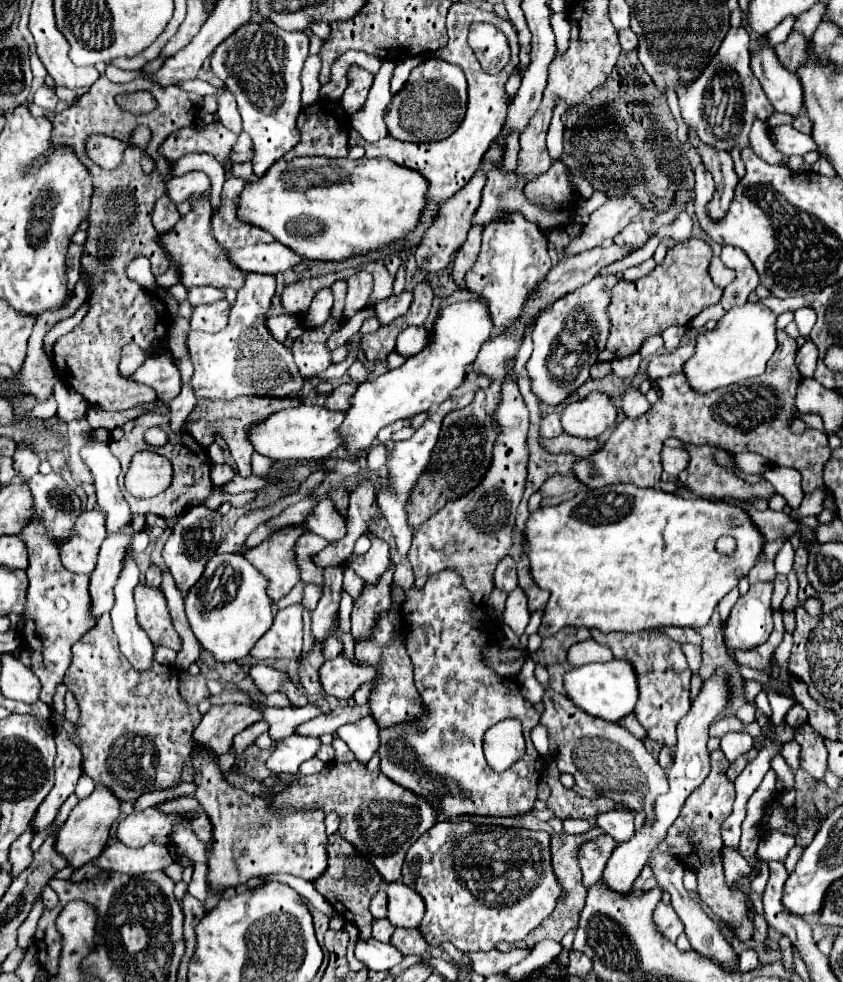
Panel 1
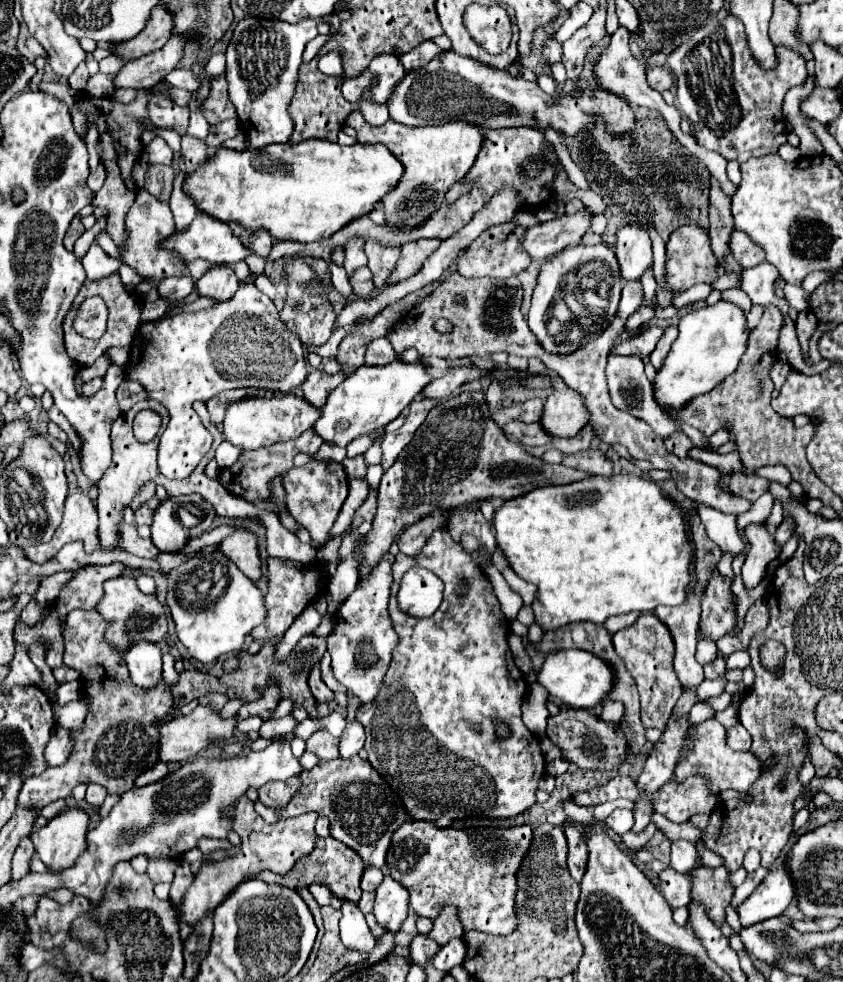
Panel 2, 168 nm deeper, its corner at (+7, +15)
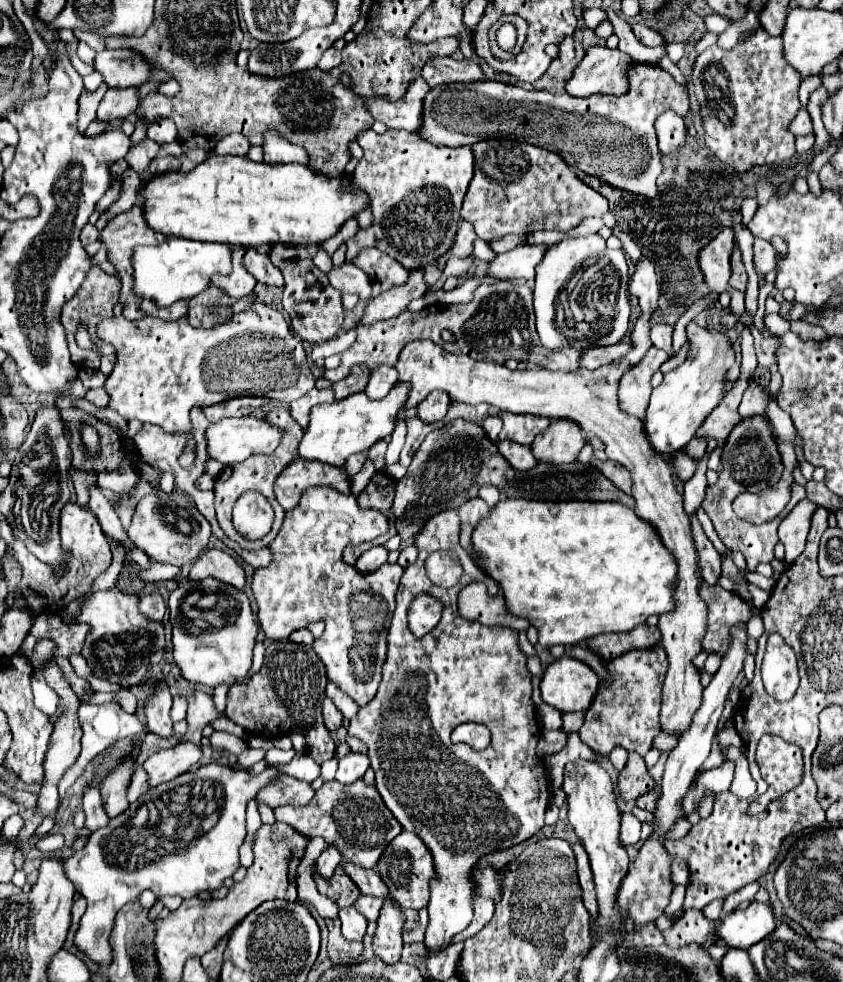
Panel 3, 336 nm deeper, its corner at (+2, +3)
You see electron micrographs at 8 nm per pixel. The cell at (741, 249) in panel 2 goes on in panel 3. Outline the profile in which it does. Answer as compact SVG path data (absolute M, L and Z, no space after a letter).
M755 238L755 244L753 244L753 250L755 250L755 256L753 256L753 262L755 262L755 268L761 272L761 274L767 274L775 268L775 248L771 246L771 242L767 240L761 240L761 238Z

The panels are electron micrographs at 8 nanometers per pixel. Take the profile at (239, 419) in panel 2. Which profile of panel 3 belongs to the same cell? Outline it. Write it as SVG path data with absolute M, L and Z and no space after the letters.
M247 416L247 418L227 418L227 420L221 420L217 424L211 424L205 432L205 442L207 442L207 454L229 466L229 464L235 464L235 462L241 462L253 454L269 454L277 448L281 440L281 432L277 432L277 428L265 424L261 418L255 418L255 416Z

